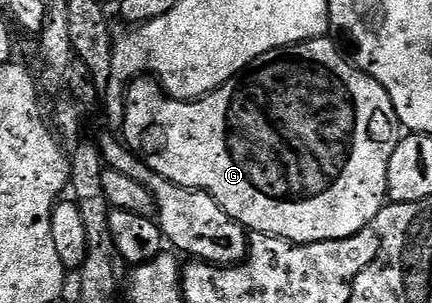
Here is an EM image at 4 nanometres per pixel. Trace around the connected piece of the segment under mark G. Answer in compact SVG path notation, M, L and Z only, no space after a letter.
M329 37L308 39L306 43L296 43L294 47L282 47L280 51L267 53L246 67L240 77L224 83L218 91L212 91L200 101L169 98L156 78L135 79L125 92L124 127L124 142L136 153L137 158L143 160L155 173L159 173L159 177L167 177L167 181L180 187L189 187L192 191L206 191L242 227L258 235L274 235L286 239L288 243L346 239L370 226L387 202L387 169L391 165L391 153L395 153L397 144L403 138L393 102L391 97L387 97L387 89L383 89L383 85L379 85L379 81L372 79L367 72L360 71L350 60L348 63Z

